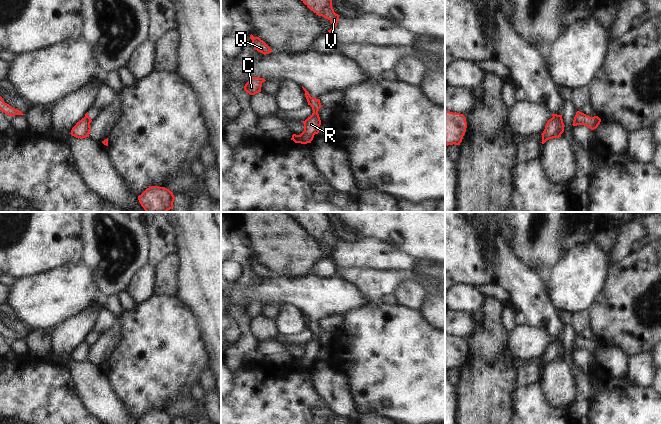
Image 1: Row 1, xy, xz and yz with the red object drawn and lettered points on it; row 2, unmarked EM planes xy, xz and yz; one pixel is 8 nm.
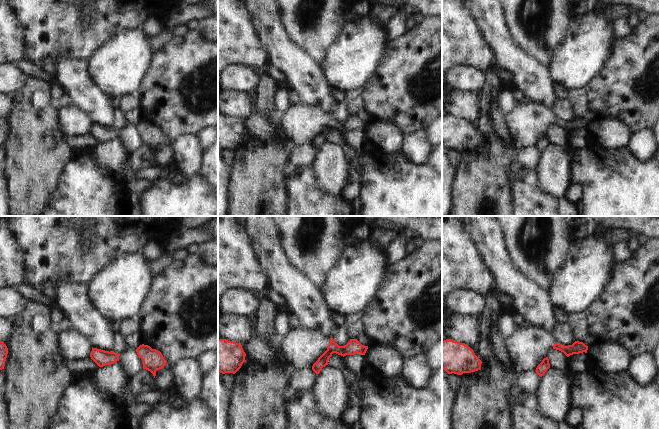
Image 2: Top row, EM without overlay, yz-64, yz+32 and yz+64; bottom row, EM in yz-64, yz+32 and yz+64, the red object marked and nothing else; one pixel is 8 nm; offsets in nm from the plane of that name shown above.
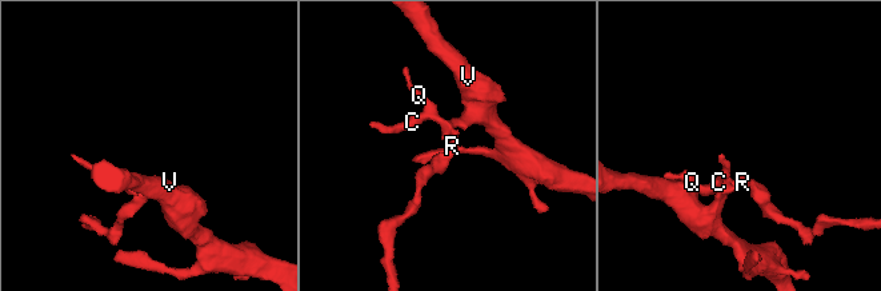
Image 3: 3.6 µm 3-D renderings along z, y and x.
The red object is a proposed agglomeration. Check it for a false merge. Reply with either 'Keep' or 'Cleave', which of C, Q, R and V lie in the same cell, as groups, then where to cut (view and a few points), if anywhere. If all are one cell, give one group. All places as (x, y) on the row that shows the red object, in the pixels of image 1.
Cleave. Groups: C Q V / R. Split along yz (562, 121), (552, 118), (545, 126)

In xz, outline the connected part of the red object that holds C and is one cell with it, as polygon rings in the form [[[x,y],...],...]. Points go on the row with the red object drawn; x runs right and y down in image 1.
[[[260,77],[251,78],[244,86],[244,90],[250,95],[261,92],[262,83],[266,80]]]

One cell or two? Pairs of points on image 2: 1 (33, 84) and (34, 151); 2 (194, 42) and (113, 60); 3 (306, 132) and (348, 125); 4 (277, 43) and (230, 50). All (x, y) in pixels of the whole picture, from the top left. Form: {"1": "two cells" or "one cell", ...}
{"1": "one cell", "2": "two cells", "3": "one cell", "4": "two cells"}

